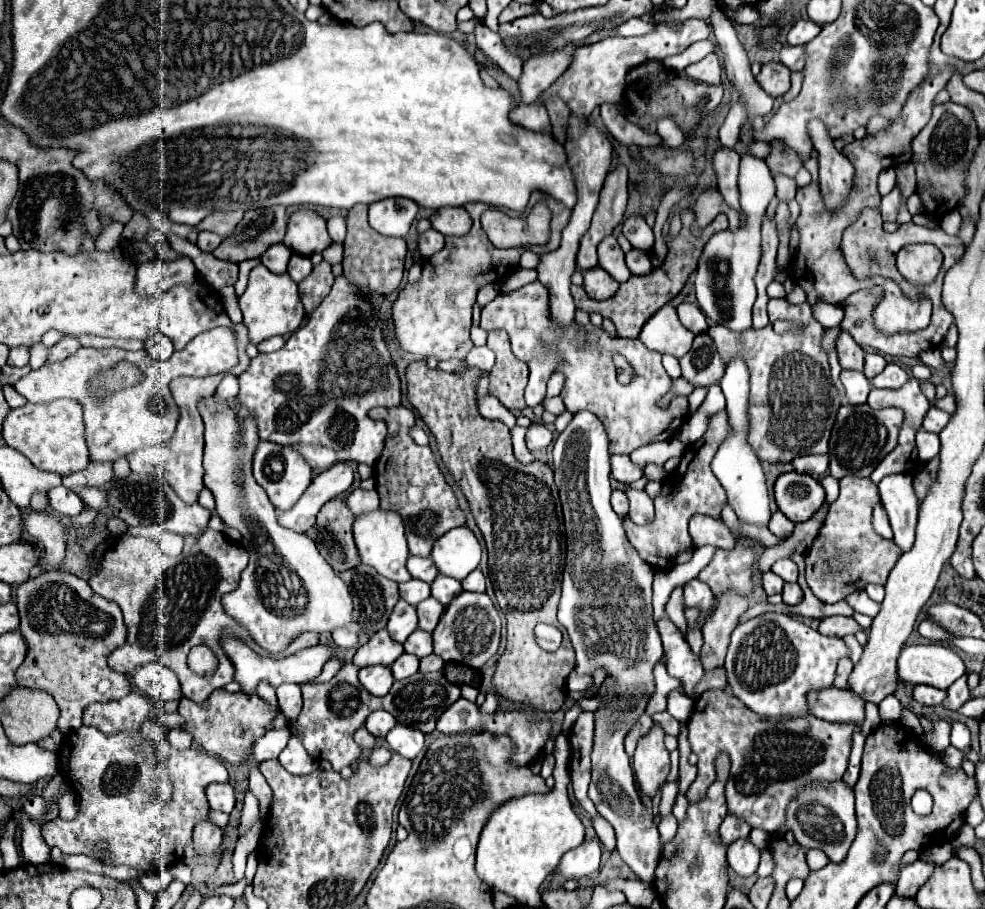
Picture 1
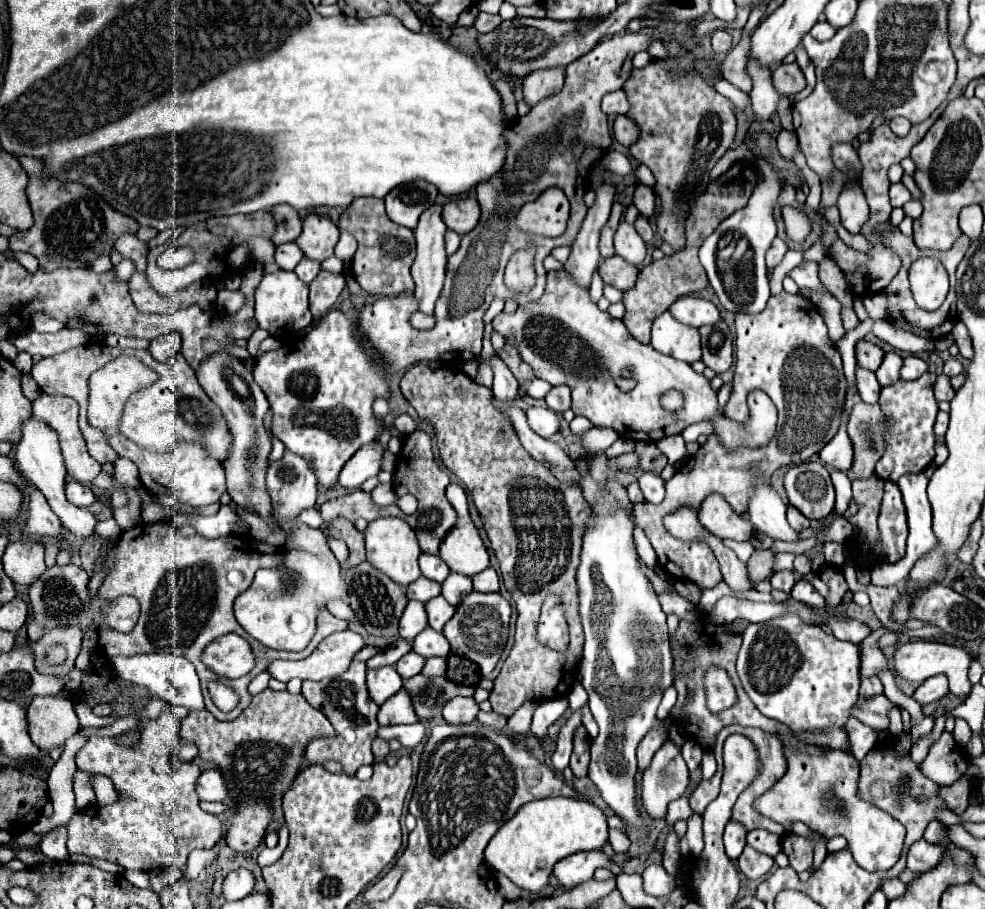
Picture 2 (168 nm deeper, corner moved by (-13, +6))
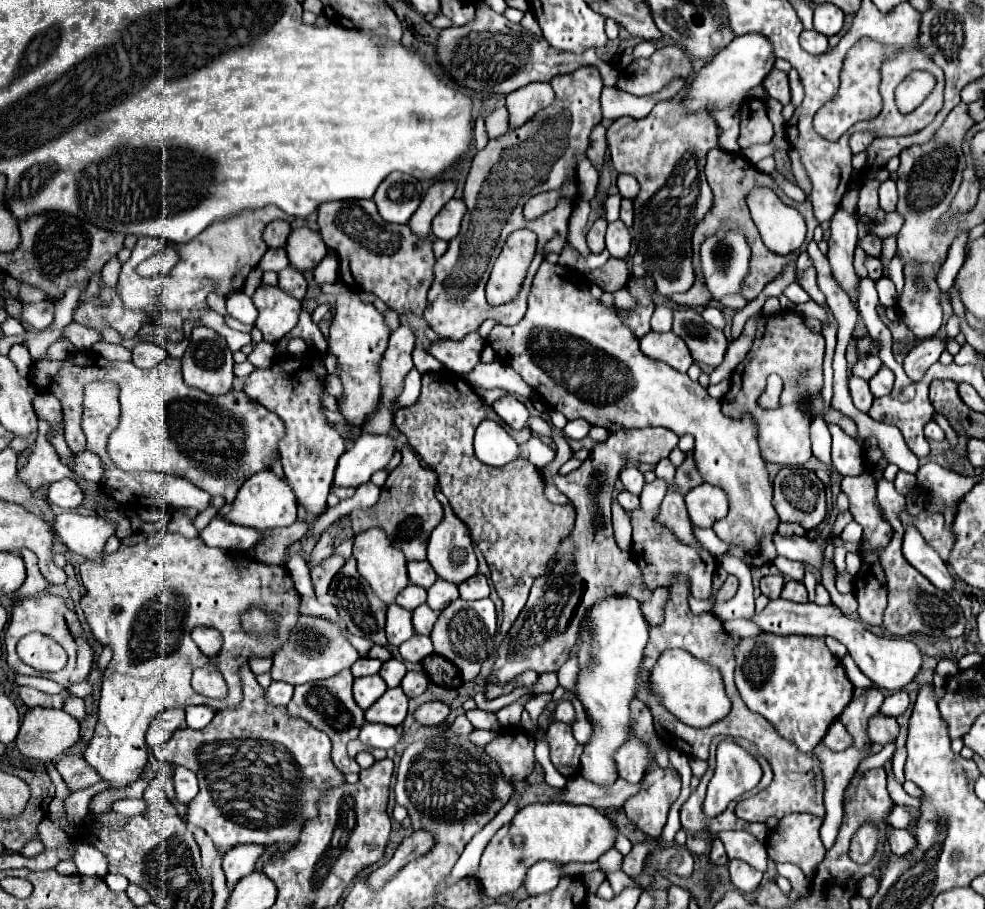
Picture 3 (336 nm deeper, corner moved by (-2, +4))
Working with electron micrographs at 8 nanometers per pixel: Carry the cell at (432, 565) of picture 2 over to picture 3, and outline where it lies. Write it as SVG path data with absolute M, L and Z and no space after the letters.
M423 560L423 562L409 562L407 570L409 570L411 584L417 584L417 586L421 586L425 590L429 586L433 586L435 580L437 580L437 574L435 574L435 570L431 568L431 564L427 560Z

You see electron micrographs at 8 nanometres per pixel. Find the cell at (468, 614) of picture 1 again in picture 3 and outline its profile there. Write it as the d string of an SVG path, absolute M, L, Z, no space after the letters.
M457 598L439 614L435 628L431 632L435 654L451 660L461 670L461 676L465 680L475 680L479 676L483 662L495 652L495 642L493 642L495 624L497 624L497 614L491 598L483 598L475 602Z

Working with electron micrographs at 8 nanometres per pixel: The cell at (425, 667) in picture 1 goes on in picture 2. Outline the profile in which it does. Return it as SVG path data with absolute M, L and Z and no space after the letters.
M430 658L426 660L426 666L422 674L426 676L442 676L446 672L446 658Z

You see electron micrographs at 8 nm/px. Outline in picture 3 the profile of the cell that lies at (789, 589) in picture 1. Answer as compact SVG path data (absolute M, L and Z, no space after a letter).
M789 580L781 592L781 598L791 600L791 602L807 602L807 590L803 586L803 582L793 582Z

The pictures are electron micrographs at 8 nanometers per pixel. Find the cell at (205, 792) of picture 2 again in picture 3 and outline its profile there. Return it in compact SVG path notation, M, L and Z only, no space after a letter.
M181 766L175 770L173 786L175 786L175 796L177 796L177 800L181 804L191 802L197 796L197 792L199 792L195 772L189 772L187 768L181 768Z

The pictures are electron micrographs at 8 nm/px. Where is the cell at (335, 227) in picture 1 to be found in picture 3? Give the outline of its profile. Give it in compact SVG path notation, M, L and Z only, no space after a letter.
M325 256L323 262L313 270L313 276L315 276L317 286L323 286L323 284L335 284L335 282L339 280L339 276L337 276L337 258Z

